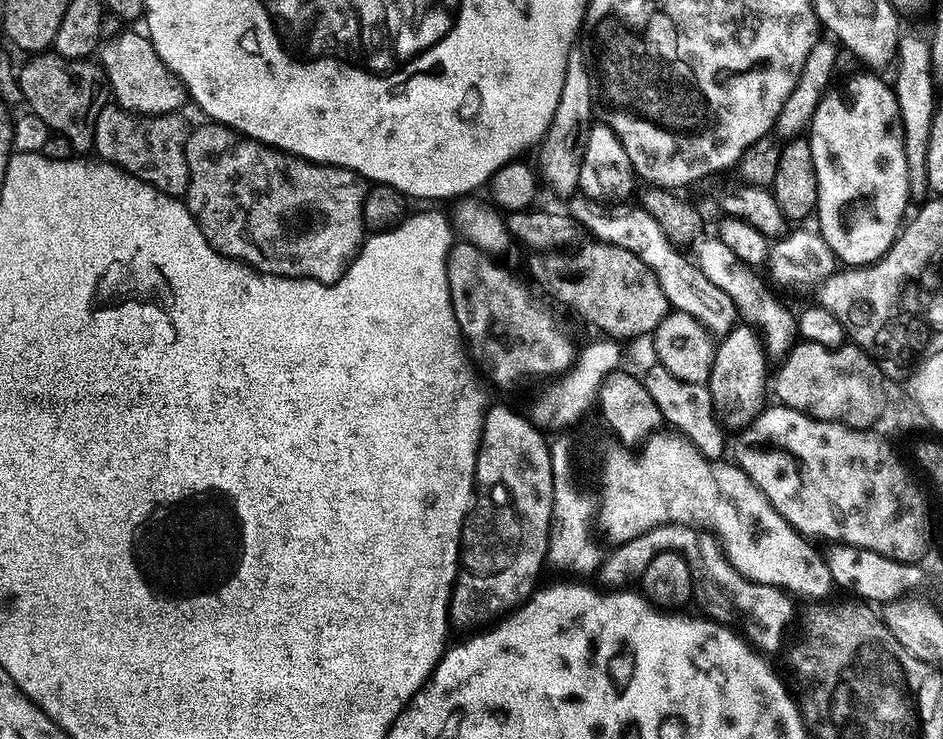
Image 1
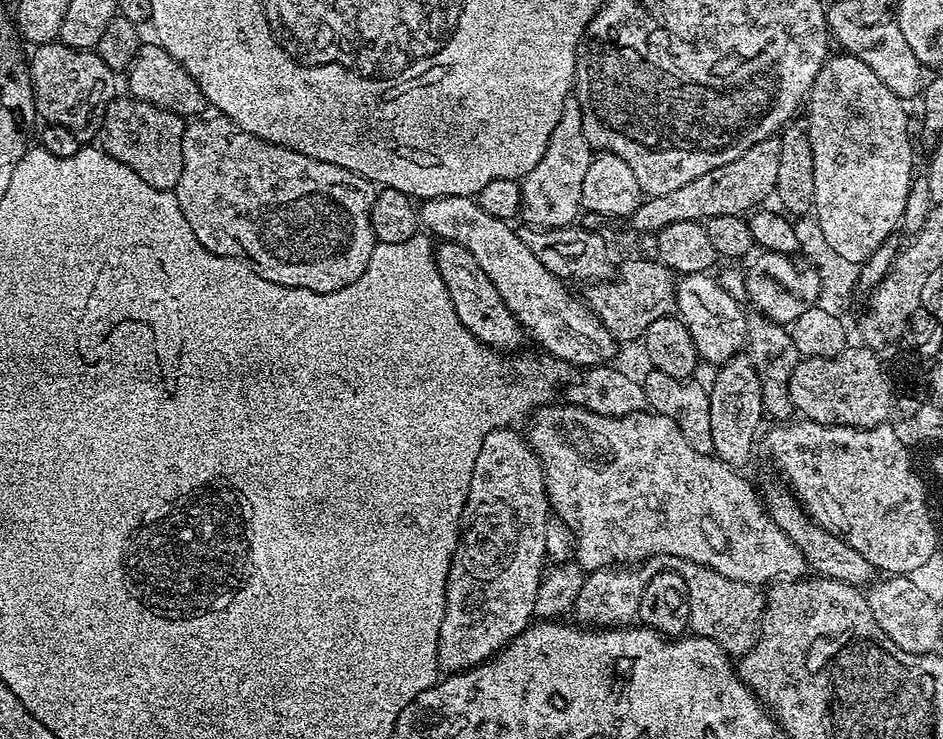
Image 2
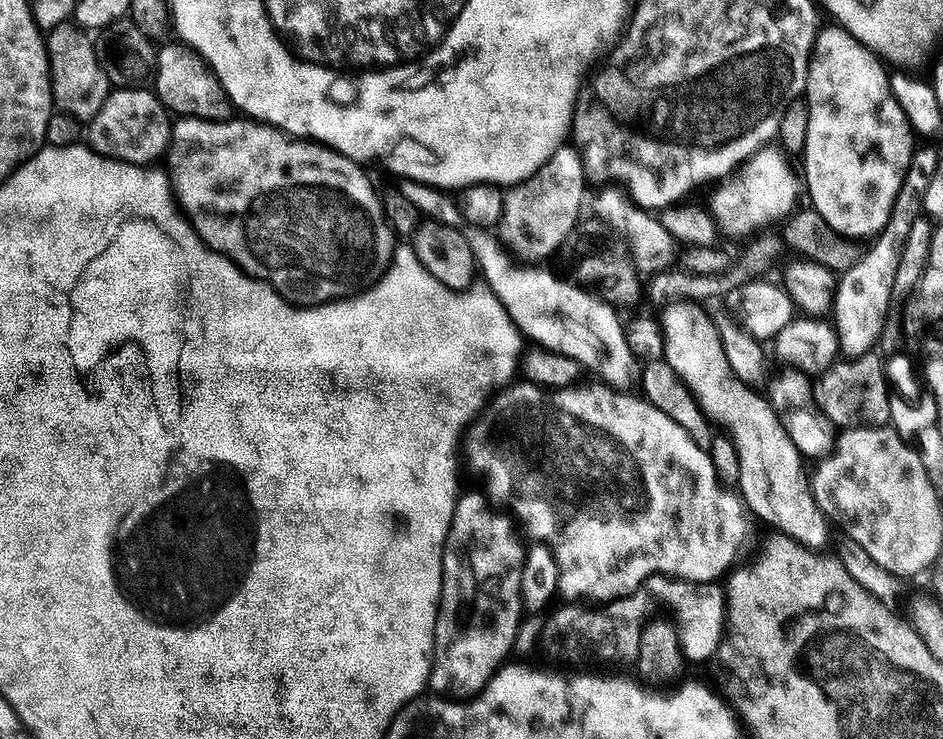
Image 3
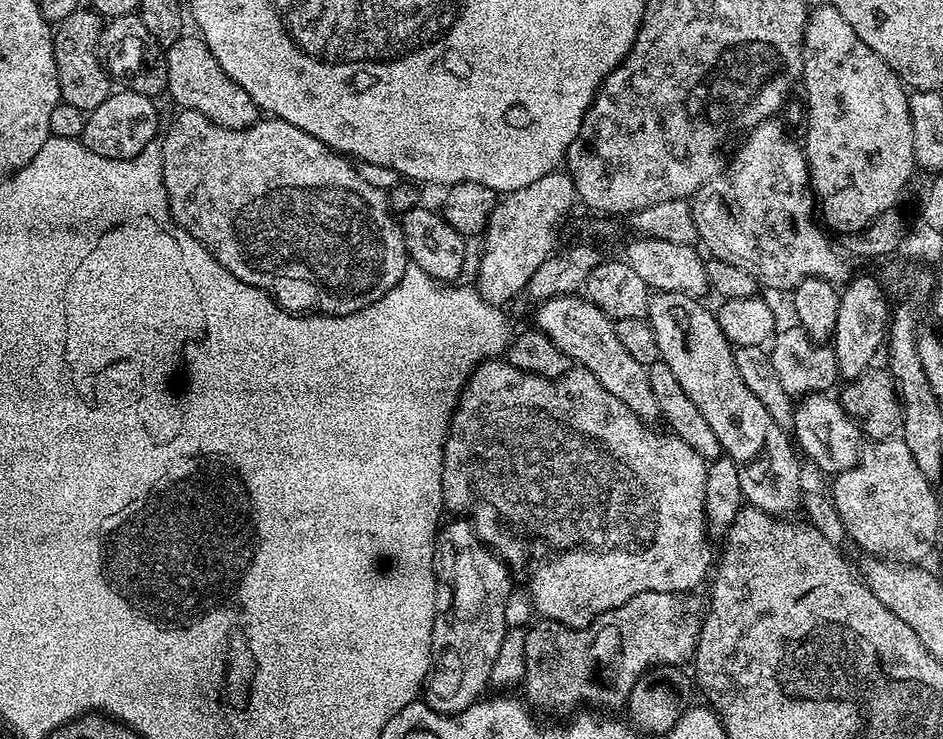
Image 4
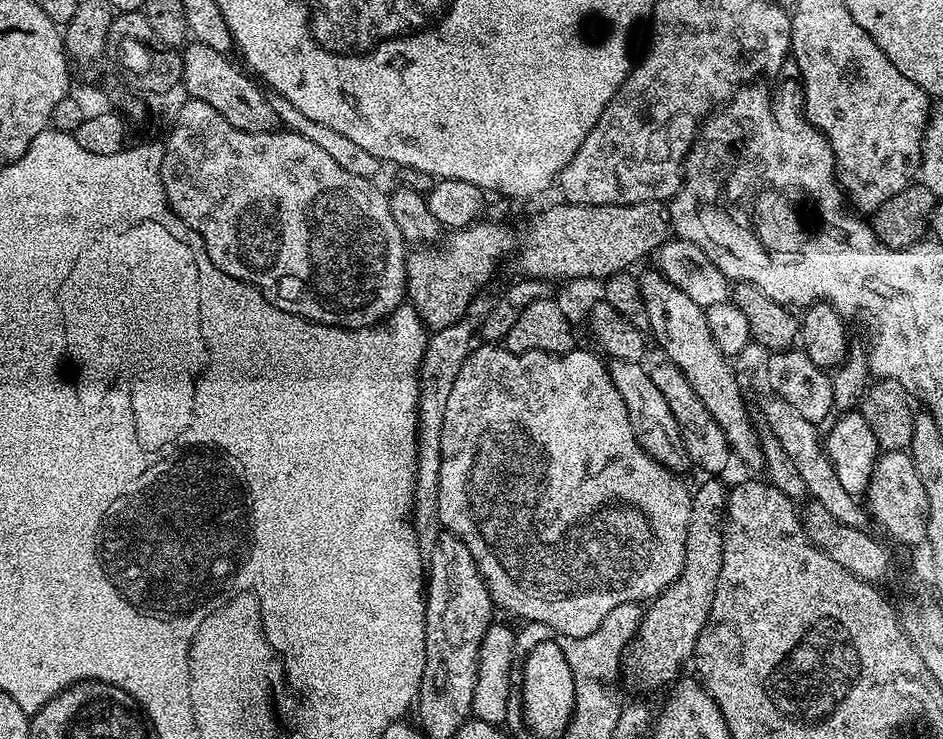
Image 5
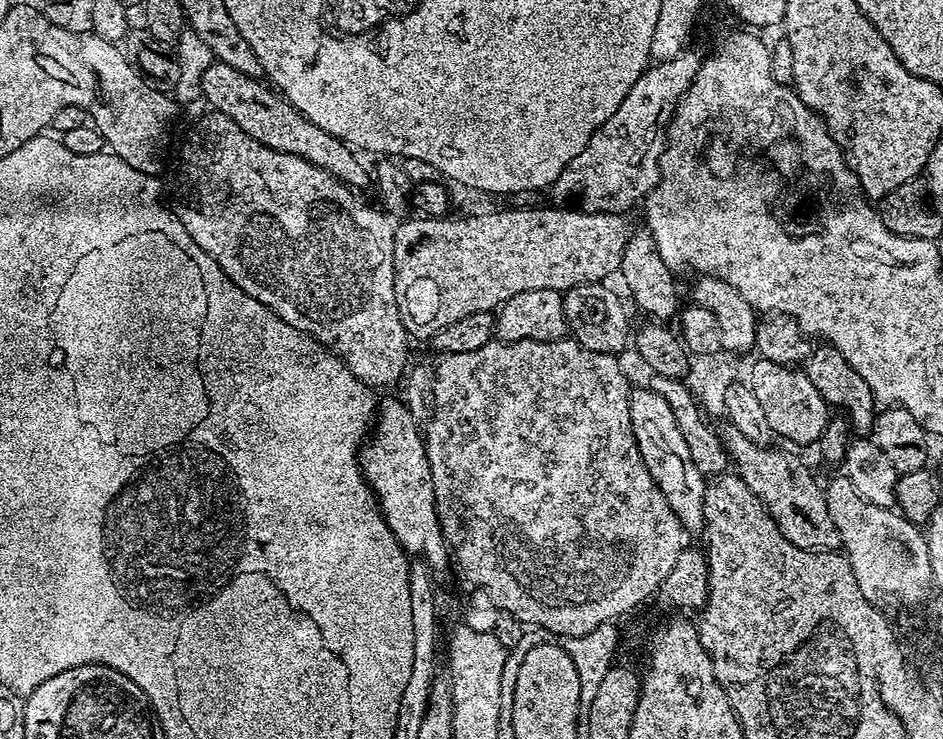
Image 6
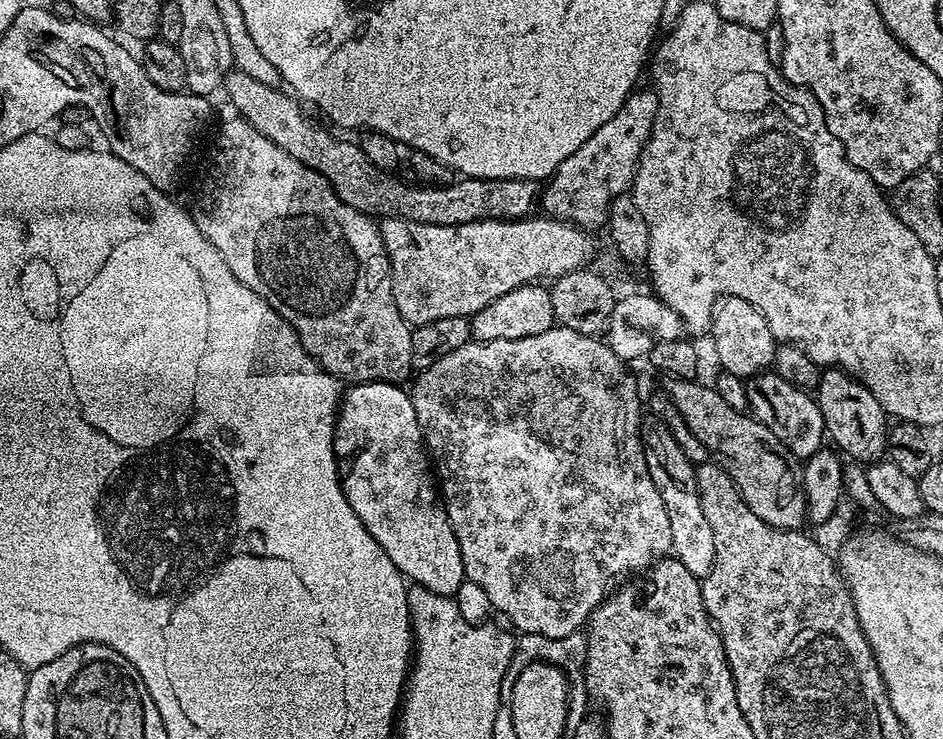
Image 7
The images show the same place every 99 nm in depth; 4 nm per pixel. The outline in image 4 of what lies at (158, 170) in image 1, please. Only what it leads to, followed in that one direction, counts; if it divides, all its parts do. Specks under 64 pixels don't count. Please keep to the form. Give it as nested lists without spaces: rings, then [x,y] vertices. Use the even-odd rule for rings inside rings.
[[[131,90],[113,91],[106,98],[106,102],[102,102],[102,106],[87,113],[86,126],[82,130],[80,140],[94,154],[102,154],[102,158],[133,160],[138,154],[142,154],[142,150],[146,150],[146,146],[150,146],[152,140],[157,139],[161,131],[156,103],[153,97]]]

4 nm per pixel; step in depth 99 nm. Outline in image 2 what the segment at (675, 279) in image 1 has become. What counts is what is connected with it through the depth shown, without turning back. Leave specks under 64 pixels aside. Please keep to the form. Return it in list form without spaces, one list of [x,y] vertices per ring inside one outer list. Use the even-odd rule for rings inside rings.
[[[709,273],[683,275],[676,285],[676,309],[695,343],[697,355],[713,364],[721,364],[737,355],[747,345],[748,319],[739,299],[729,294]]]

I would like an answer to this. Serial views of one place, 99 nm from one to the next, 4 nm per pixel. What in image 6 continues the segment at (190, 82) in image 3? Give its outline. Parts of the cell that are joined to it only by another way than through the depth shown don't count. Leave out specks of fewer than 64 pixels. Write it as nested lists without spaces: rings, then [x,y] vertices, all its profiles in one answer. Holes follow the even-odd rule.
[[[215,62],[206,70],[200,90],[203,99],[208,99],[215,111],[229,116],[243,132],[250,134],[250,138],[262,142],[262,146],[306,158],[311,164],[318,165],[354,189],[364,190],[370,184],[369,169],[367,172],[363,162],[352,156],[356,154],[351,144],[342,142],[334,134],[314,126],[310,118],[303,116],[279,91],[273,90],[267,83],[234,70],[234,66]]]

